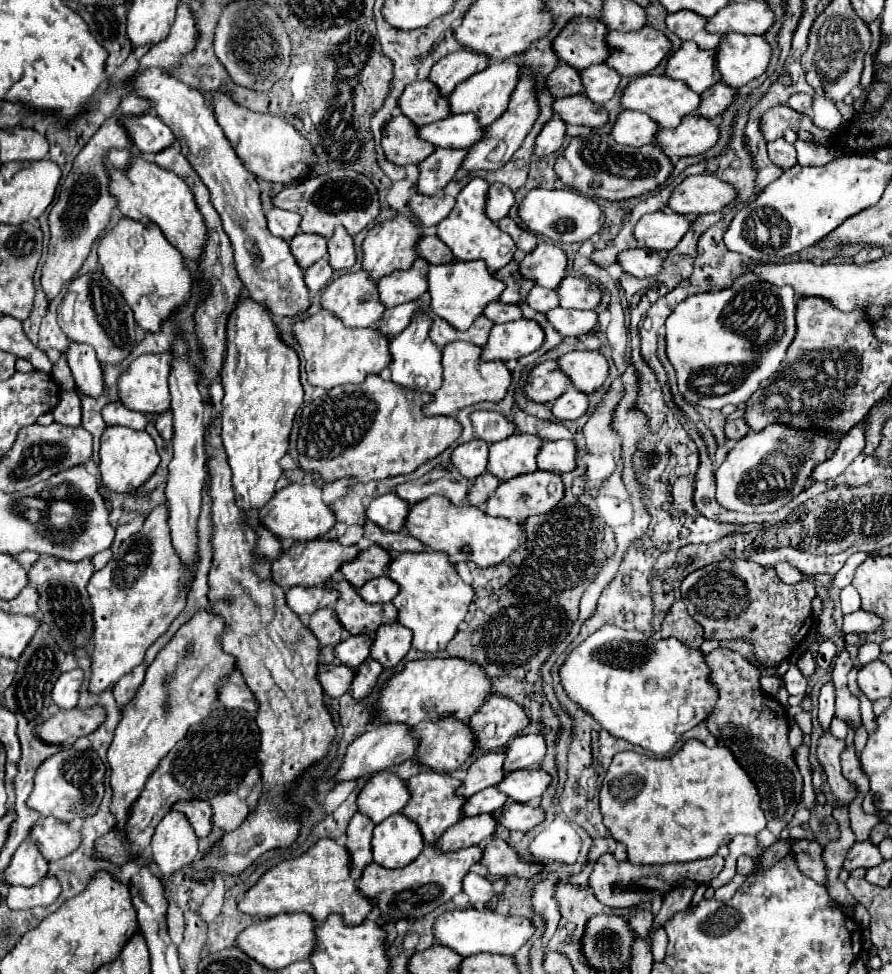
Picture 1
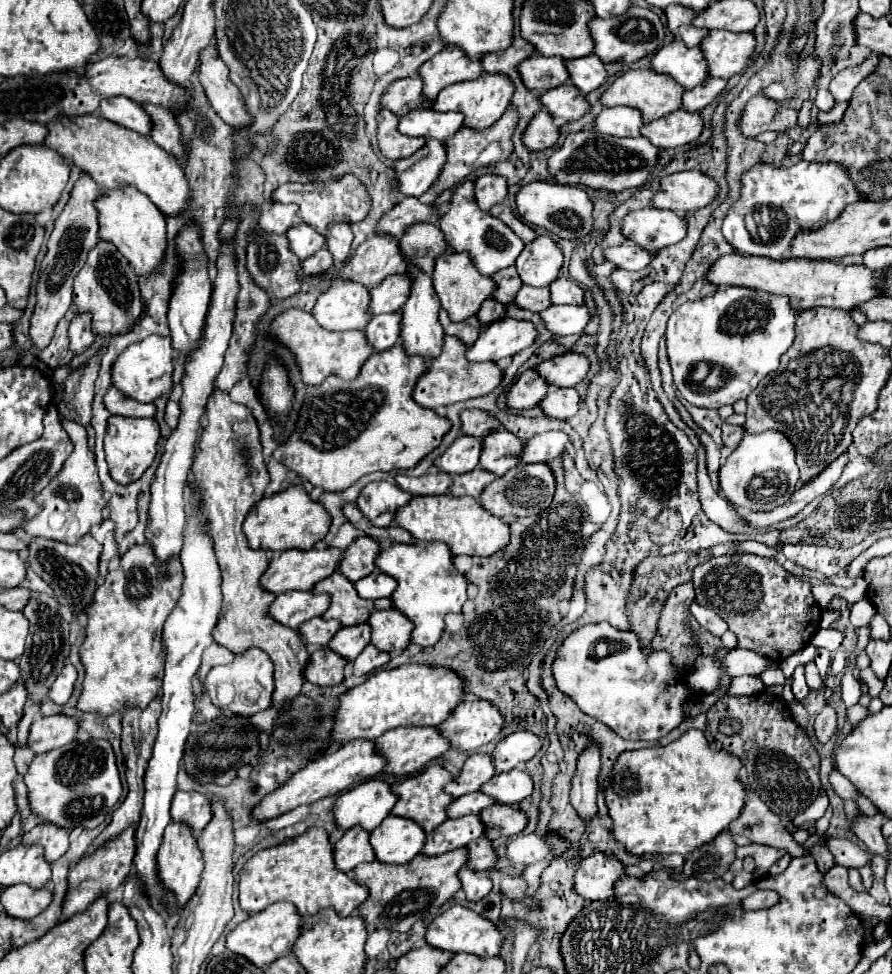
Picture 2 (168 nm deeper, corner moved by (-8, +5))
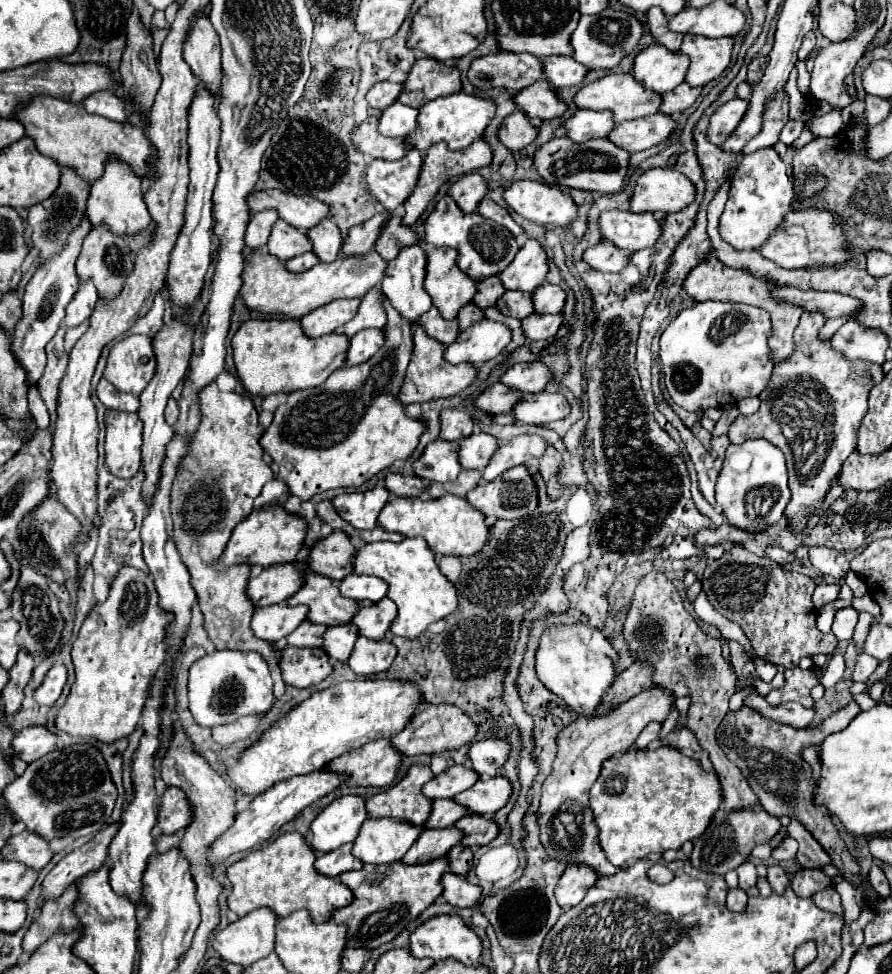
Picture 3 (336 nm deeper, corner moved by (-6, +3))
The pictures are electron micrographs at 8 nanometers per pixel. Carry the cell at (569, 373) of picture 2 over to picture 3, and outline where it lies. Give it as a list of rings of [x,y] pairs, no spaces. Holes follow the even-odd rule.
[[[534,360],[534,362],[526,362],[526,364],[514,364],[510,366],[502,376],[500,382],[512,390],[518,392],[542,392],[544,386],[550,382],[552,372],[546,364]]]

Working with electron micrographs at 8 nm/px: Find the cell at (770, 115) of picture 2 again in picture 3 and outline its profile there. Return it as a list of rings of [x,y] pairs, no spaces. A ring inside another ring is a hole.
[[[734,98],[722,104],[720,108],[716,108],[716,112],[710,116],[710,126],[706,132],[708,140],[714,146],[720,146],[720,142],[724,142],[728,134],[732,134],[732,130],[736,128],[736,122],[740,122],[740,118],[744,116],[744,106],[748,106],[746,100]]]

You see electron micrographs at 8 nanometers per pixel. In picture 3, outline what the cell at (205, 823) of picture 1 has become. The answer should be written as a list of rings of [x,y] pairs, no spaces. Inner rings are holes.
[[[166,788],[164,794],[160,796],[160,806],[158,806],[158,826],[162,834],[174,834],[182,832],[184,826],[188,826],[192,814],[188,800],[184,798],[182,790]]]

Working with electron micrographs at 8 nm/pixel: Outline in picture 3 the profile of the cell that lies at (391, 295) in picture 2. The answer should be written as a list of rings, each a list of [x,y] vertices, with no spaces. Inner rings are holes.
[[[372,288],[368,290],[368,294],[364,294],[362,298],[362,304],[358,308],[358,314],[348,322],[344,324],[342,328],[336,328],[336,332],[352,338],[358,330],[364,330],[364,328],[382,328],[386,322],[386,314],[384,314],[384,308],[382,308],[382,290],[380,288]]]

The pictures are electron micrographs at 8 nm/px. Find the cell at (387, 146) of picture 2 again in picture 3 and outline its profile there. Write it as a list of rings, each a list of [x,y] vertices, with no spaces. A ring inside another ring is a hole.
[[[368,116],[362,124],[352,130],[352,144],[358,152],[370,154],[372,158],[396,160],[402,158],[408,150],[402,138],[386,138],[376,130],[376,116]]]

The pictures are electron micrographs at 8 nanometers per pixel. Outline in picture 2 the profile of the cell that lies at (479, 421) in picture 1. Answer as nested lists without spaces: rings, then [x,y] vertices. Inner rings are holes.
[[[478,408],[464,410],[460,418],[462,418],[462,434],[470,434],[476,438],[486,438],[490,432],[502,428],[502,422],[498,422],[496,416]]]

